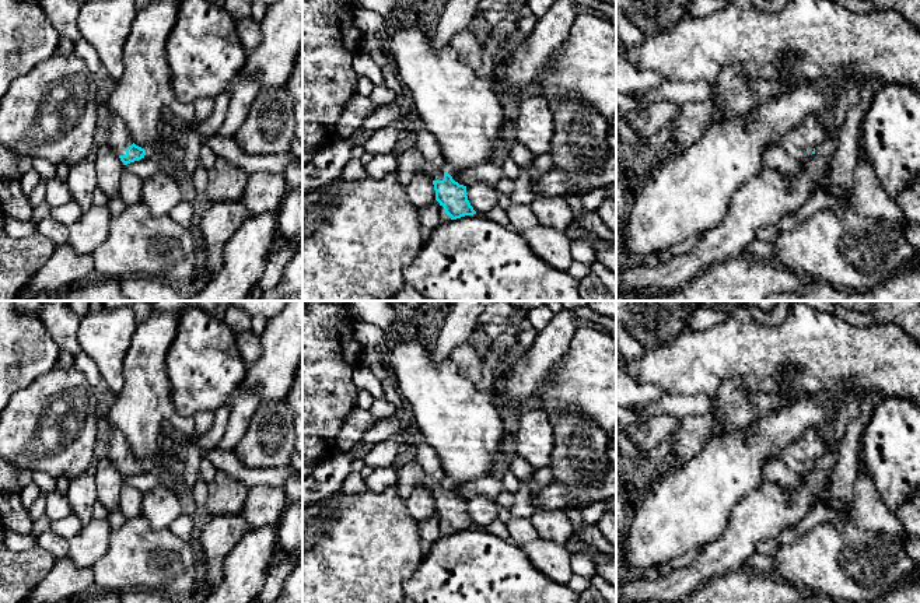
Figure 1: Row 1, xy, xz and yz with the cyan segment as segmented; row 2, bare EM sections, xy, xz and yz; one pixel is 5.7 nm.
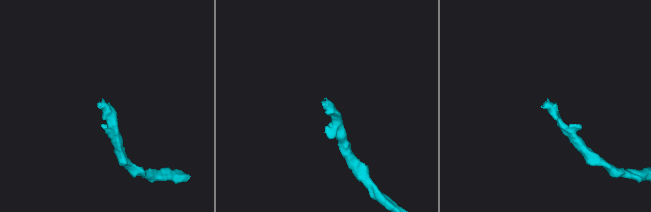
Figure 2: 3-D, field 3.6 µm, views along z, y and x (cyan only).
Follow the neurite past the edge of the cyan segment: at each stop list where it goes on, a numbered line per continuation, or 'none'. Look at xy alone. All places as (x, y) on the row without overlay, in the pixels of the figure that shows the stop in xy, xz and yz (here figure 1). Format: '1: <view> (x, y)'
1: xy (118, 448)

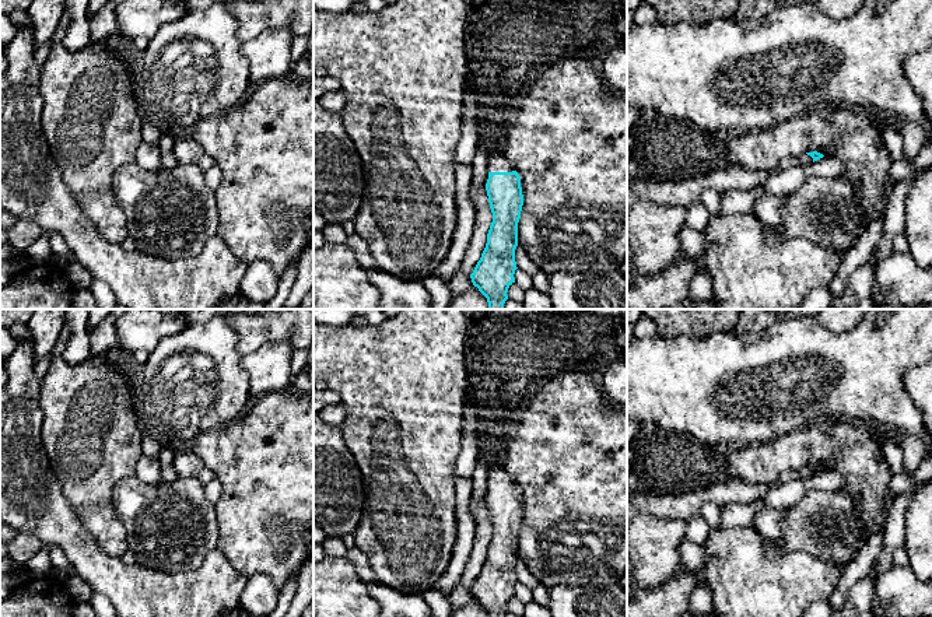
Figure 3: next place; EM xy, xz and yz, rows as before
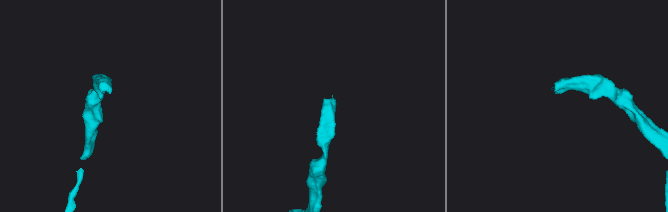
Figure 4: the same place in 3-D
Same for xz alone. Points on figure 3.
1: xz (497, 476)

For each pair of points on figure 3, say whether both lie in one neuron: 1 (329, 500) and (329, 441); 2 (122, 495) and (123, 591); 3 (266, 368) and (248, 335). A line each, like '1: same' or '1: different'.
1: same
2: different
3: different

